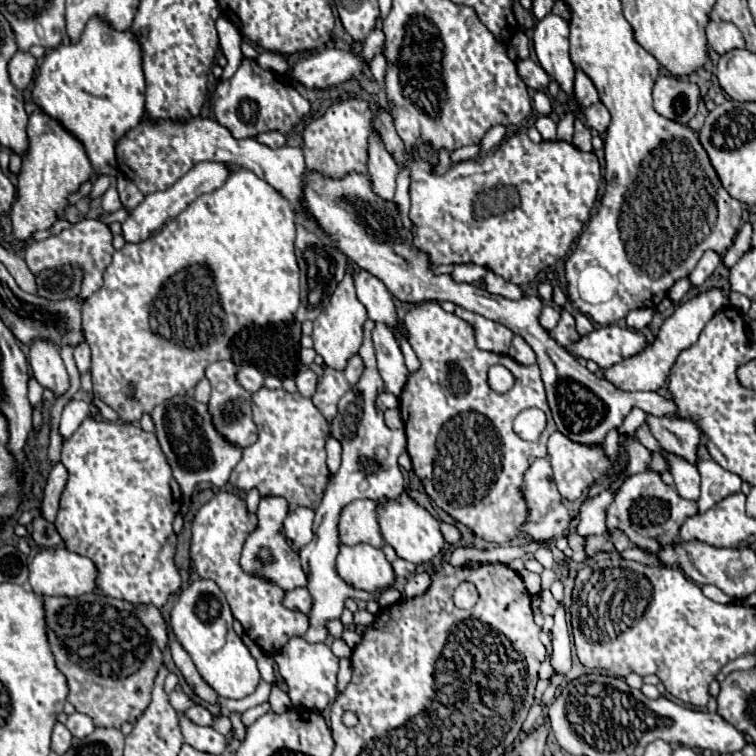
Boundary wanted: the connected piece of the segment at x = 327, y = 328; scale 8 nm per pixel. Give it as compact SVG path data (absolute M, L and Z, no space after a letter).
M346 275L344 281L334 291L334 295L330 297L328 307L316 319L316 325L314 325L314 331L312 331L314 351L324 359L326 367L342 371L342 369L346 369L348 359L352 355L358 355L358 349L360 349L362 339L364 339L364 321L366 319L368 319L366 307L362 307L362 303L356 297L352 277Z

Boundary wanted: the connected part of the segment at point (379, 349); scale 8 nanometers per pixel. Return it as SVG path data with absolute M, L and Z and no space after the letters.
M376 323L372 331L374 347L376 347L376 359L378 359L378 371L380 377L384 379L384 389L399 397L406 379L408 379L408 369L404 365L404 357L400 351L400 345L392 333L390 327L384 323Z

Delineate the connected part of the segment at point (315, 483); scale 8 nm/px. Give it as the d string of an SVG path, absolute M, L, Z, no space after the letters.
M262 387L252 393L252 419L258 427L260 441L244 449L240 463L230 475L230 483L242 493L256 487L262 497L282 495L288 499L290 509L300 505L316 509L328 483L324 449L328 439L328 421L324 415L314 407L312 399L306 399L300 393Z

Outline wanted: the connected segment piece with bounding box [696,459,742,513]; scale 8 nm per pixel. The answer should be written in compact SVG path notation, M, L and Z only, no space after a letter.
M698 461L696 463L700 475L702 475L702 495L698 499L700 513L708 511L714 503L722 501L724 497L738 493L742 479L726 469L722 469L716 461Z

